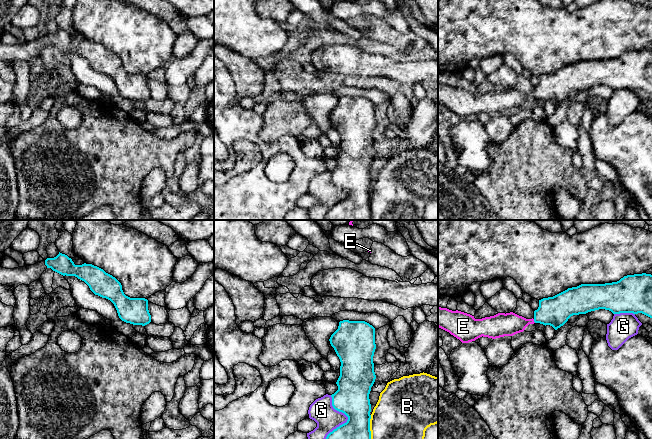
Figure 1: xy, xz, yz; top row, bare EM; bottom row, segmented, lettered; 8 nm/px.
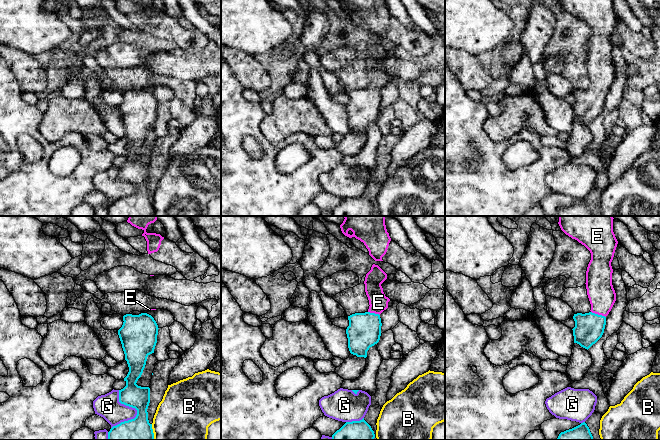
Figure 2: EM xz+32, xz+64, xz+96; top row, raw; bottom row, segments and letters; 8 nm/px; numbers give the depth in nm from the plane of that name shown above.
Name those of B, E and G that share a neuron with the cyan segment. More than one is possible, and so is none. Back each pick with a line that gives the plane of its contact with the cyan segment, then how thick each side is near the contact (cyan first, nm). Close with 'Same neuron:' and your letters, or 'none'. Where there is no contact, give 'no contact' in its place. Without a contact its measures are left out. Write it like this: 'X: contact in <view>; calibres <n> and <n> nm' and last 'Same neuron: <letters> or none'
E: contact in yz; calibres 240 and 190 nm
Same neuron: E

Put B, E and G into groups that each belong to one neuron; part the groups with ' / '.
B / E / G

